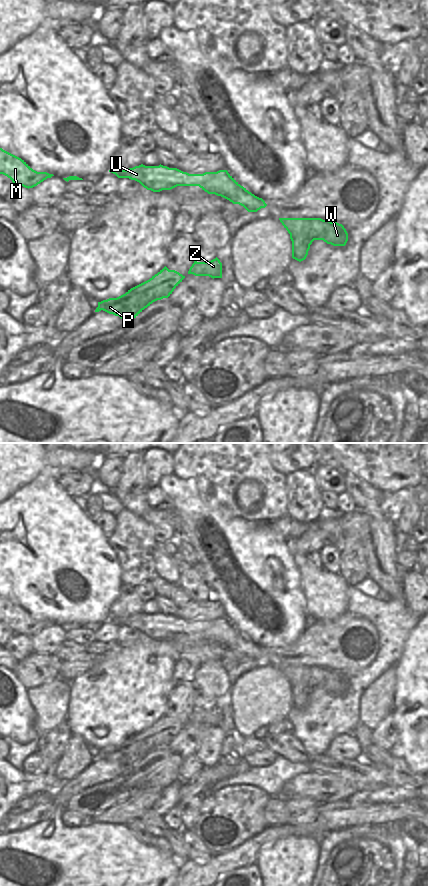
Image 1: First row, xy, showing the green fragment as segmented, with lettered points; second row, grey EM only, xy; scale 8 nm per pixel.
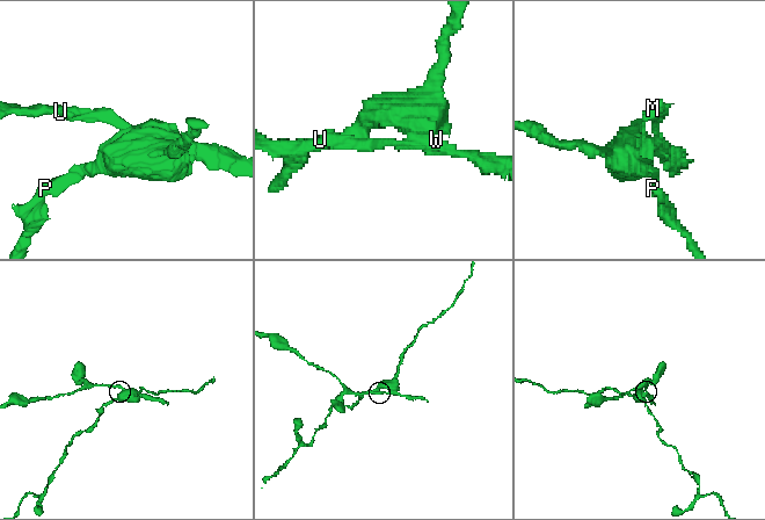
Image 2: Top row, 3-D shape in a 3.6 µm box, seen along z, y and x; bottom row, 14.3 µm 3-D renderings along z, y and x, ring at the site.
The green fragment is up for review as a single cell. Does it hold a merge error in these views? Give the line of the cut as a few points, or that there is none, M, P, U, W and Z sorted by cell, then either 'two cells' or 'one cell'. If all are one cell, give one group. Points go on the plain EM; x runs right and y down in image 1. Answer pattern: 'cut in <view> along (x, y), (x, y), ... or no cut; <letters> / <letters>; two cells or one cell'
cut in xy along (290, 681), (306, 683), (313, 688); M U W / P Z; two cells

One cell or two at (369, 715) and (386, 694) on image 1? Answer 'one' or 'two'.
one

